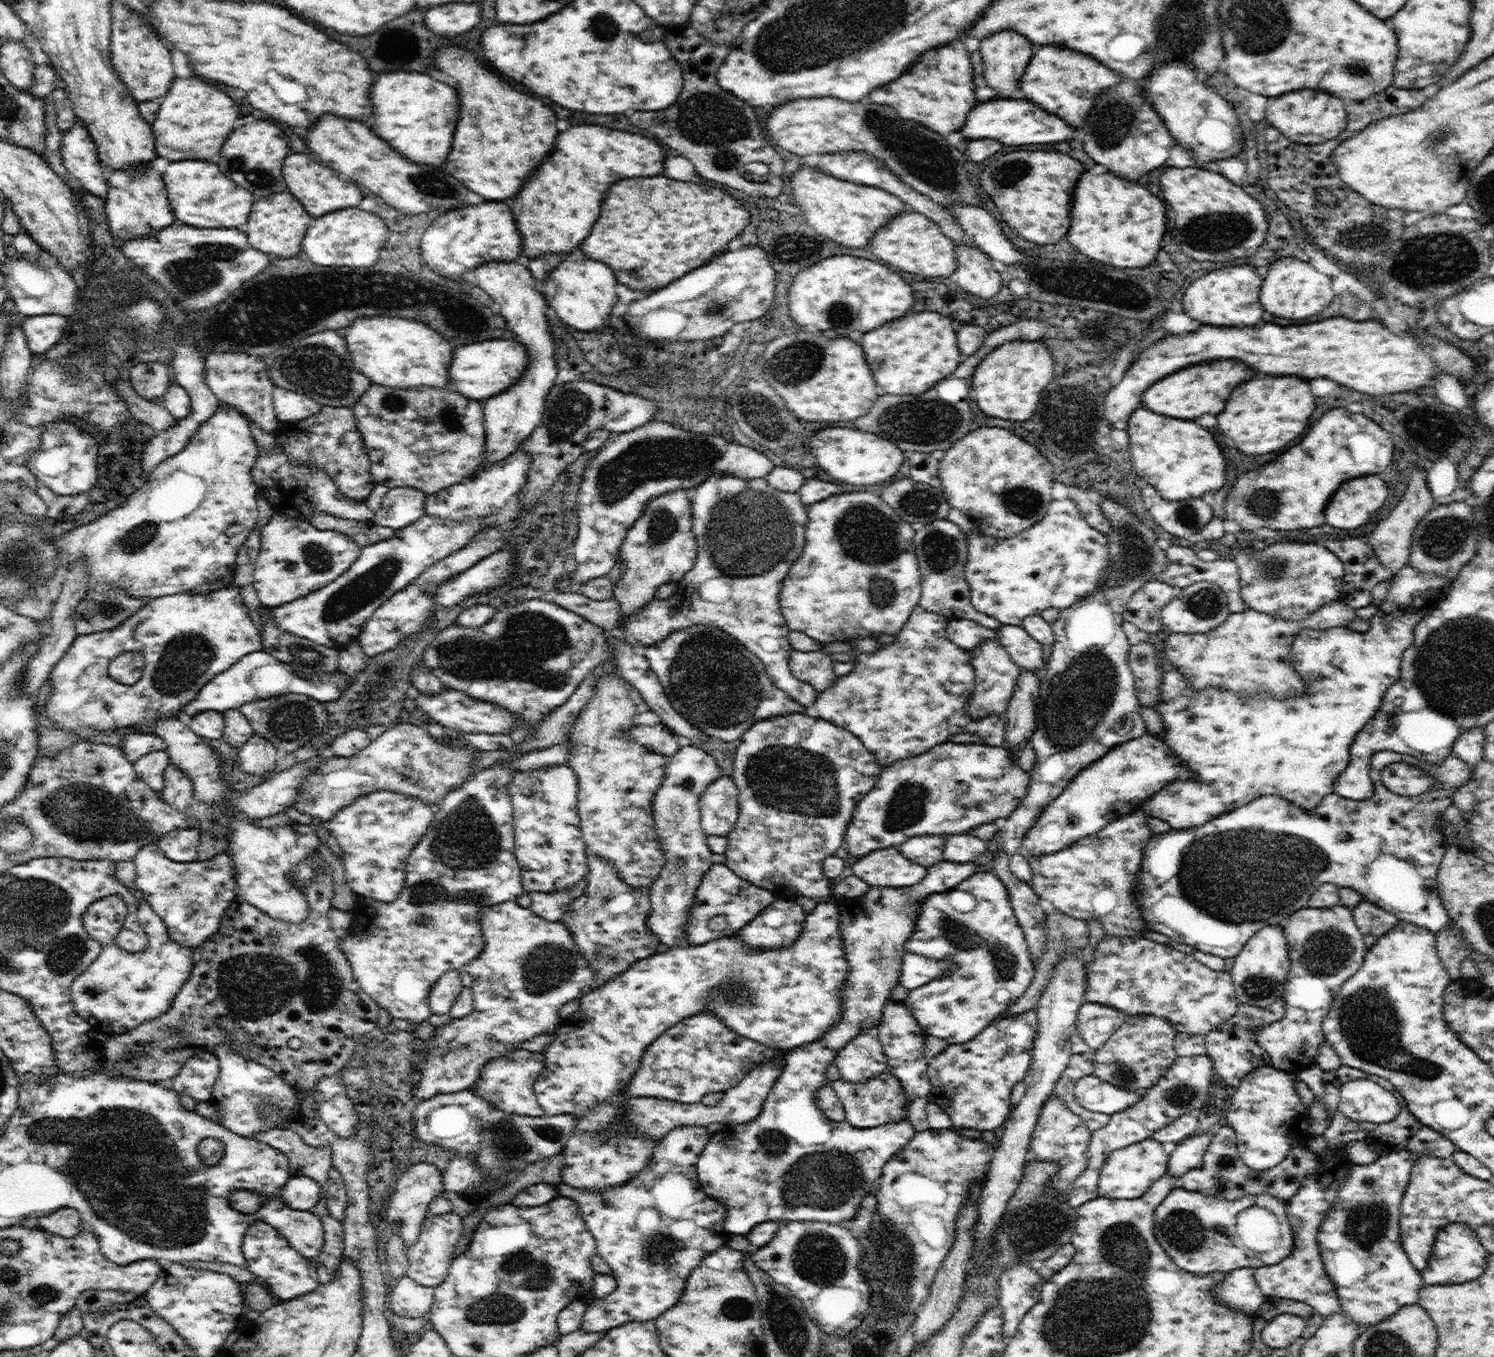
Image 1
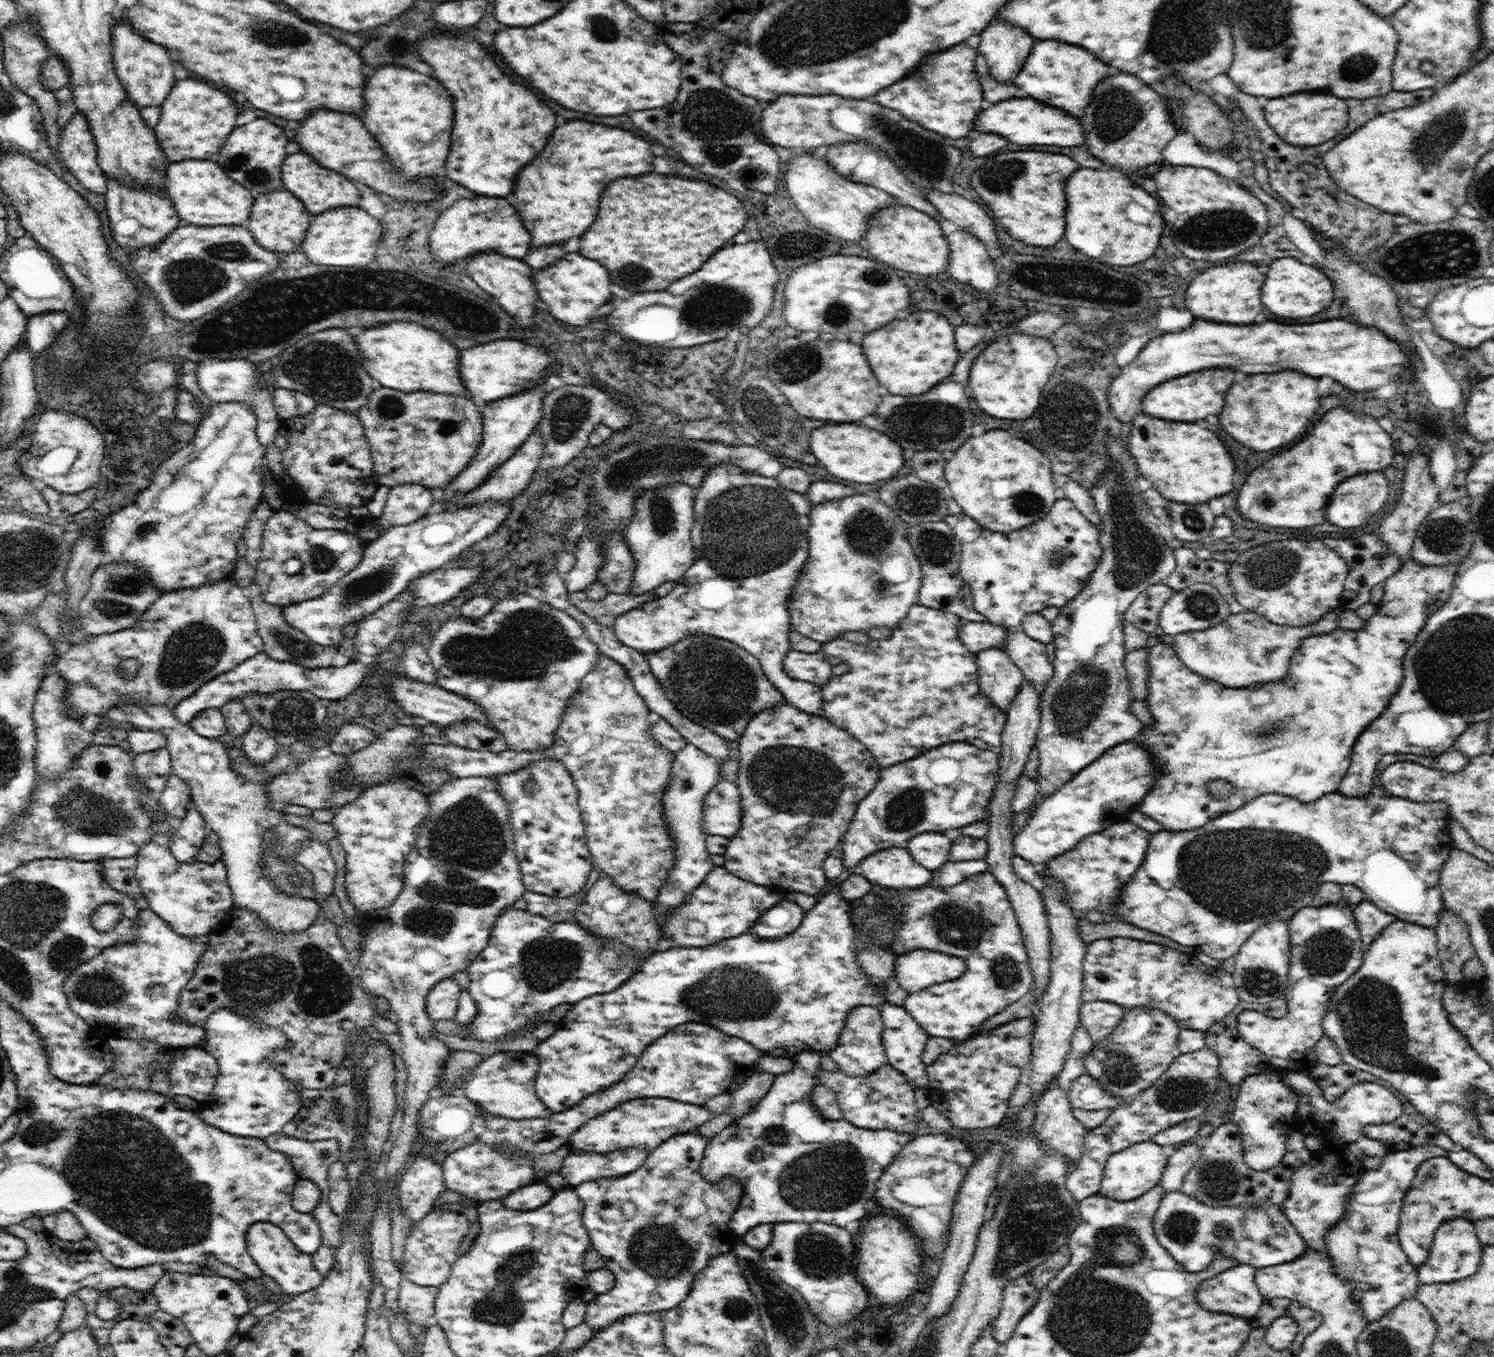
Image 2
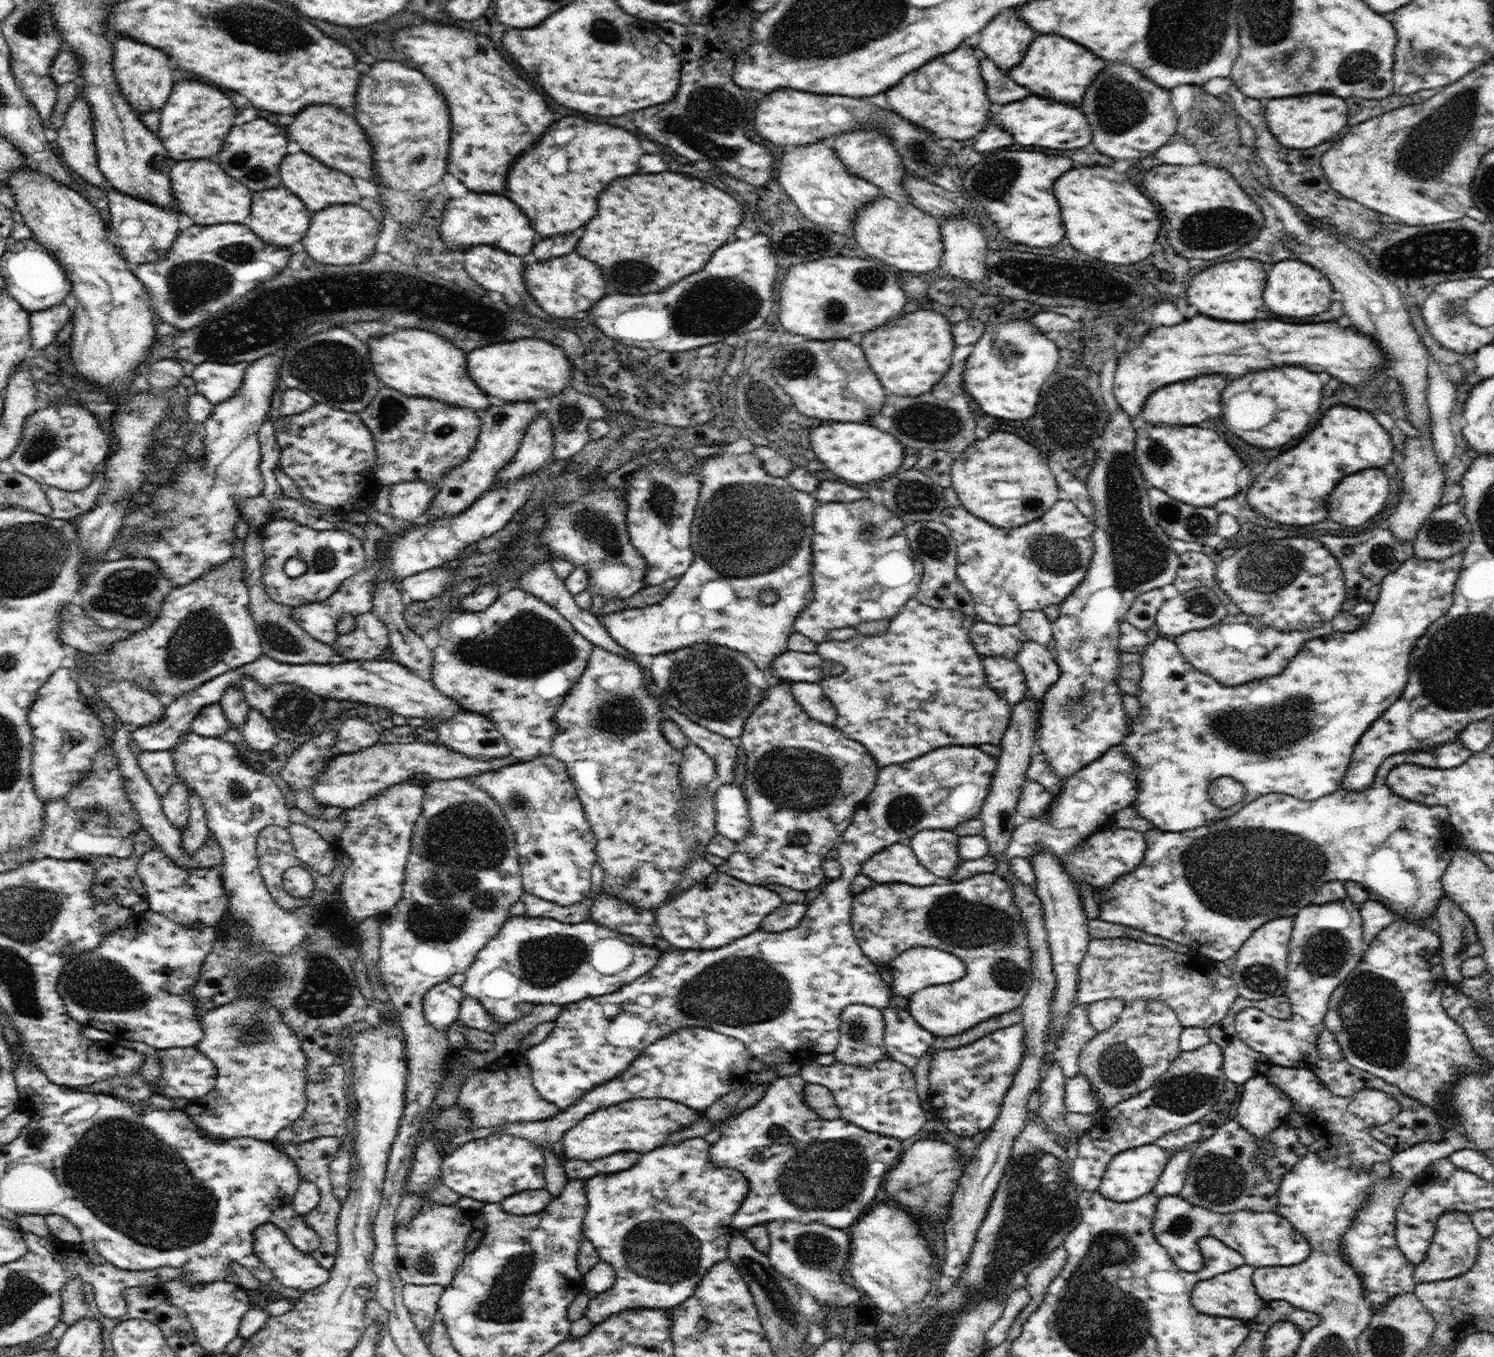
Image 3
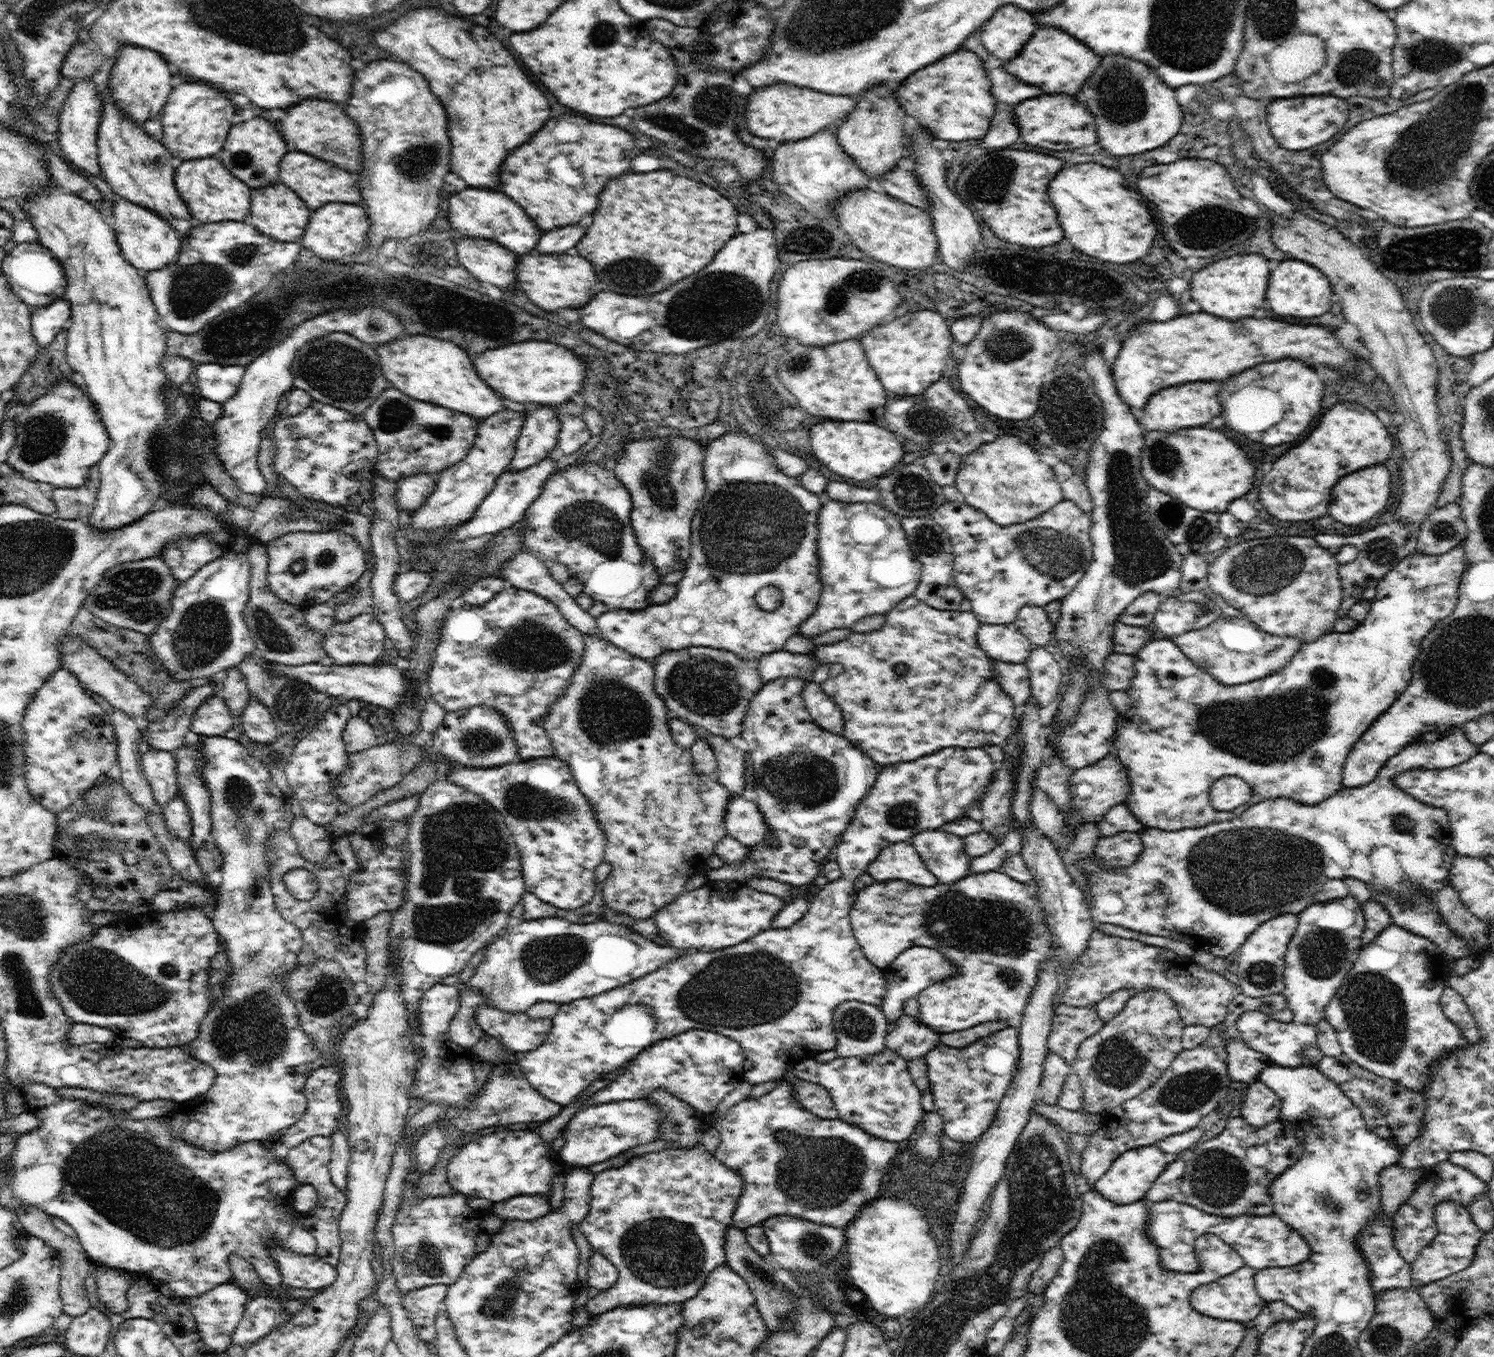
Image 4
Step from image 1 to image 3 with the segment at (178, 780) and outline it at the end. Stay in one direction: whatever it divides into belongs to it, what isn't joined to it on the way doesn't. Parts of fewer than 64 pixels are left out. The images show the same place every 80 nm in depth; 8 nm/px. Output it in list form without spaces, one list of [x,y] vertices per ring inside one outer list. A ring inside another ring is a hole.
[[[182,781],[175,782],[161,797],[161,805],[168,820],[182,830],[189,819],[189,788]]]

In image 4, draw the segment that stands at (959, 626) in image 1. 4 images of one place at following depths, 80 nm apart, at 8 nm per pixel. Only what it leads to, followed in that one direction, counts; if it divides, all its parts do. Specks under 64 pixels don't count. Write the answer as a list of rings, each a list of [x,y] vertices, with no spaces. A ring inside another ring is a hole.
[[[1014,623],[1007,625],[981,624],[977,637],[979,646],[993,660],[1012,664],[1025,664],[1032,649],[1036,646],[1020,632]]]

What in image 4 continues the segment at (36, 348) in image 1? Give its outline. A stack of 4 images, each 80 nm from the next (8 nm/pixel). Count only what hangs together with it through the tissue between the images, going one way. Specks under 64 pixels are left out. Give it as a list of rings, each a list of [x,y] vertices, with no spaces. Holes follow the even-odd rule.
[[[58,298],[48,306],[37,306],[31,316],[31,329],[36,342],[43,349],[52,343],[56,334],[71,320],[71,306],[66,298]]]

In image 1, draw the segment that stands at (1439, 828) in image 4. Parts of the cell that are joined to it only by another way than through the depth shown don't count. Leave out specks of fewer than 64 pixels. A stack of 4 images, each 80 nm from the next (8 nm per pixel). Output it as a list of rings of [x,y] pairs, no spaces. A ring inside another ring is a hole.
[[[1382,751],[1371,760],[1369,775],[1374,790],[1370,798],[1353,802],[1332,792],[1316,807],[1306,810],[1285,798],[1266,795],[1228,814],[1213,817],[1214,820],[1202,826],[1155,834],[1144,849],[1135,901],[1149,930],[1222,959],[1236,958],[1248,939],[1261,928],[1283,927],[1291,913],[1306,907],[1311,893],[1324,883],[1357,890],[1364,900],[1394,914],[1399,920],[1437,933],[1452,923],[1436,890],[1437,872],[1448,847],[1444,833],[1439,829],[1439,814],[1453,803],[1454,789],[1464,784],[1472,773],[1473,766],[1453,754],[1443,763],[1432,765],[1417,757]],[[1399,762],[1410,763],[1430,773],[1442,788],[1416,797],[1394,794],[1380,780],[1380,772],[1389,764]]]

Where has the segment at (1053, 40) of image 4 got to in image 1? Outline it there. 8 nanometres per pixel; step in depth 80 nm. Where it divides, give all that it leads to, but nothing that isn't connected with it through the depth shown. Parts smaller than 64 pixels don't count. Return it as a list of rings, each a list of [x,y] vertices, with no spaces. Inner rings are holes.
[[[1042,46],[1032,54],[1030,66],[1022,76],[1020,90],[1028,100],[1042,106],[1046,112],[1058,114],[1072,126],[1082,126],[1100,90],[1115,87],[1120,78],[1122,76],[1118,76],[1098,60],[1086,54],[1078,54],[1078,50],[1066,50],[1064,46]]]

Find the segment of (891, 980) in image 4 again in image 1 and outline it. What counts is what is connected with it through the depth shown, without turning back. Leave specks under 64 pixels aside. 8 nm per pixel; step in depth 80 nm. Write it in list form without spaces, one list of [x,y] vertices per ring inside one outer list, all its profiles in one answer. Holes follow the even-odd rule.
[[[904,954],[902,974],[899,984],[908,991],[918,989],[932,980],[942,977],[942,974],[954,971],[956,966],[950,960],[932,960],[918,954]]]

